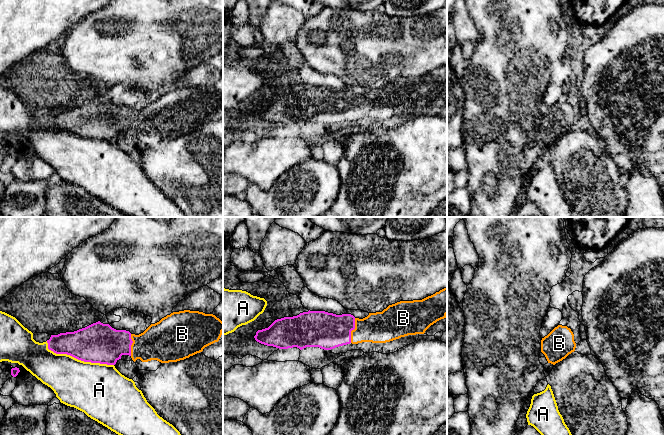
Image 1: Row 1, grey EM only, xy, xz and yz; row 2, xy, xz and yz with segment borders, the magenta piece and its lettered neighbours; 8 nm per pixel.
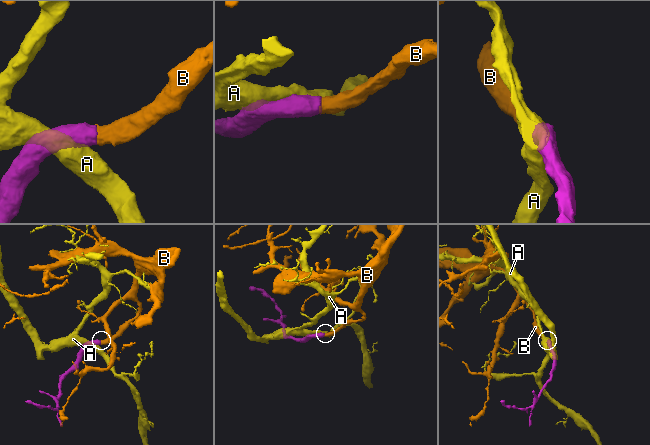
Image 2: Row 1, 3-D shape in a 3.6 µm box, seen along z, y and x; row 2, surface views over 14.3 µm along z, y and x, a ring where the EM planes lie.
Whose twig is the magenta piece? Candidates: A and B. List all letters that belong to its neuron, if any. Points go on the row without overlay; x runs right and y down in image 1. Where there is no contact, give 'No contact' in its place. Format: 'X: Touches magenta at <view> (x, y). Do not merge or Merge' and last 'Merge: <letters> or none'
A: Touches magenta at xy (77, 134). Do not merge
B: Touches magenta at xz (352, 105). Merge
Merge: B

